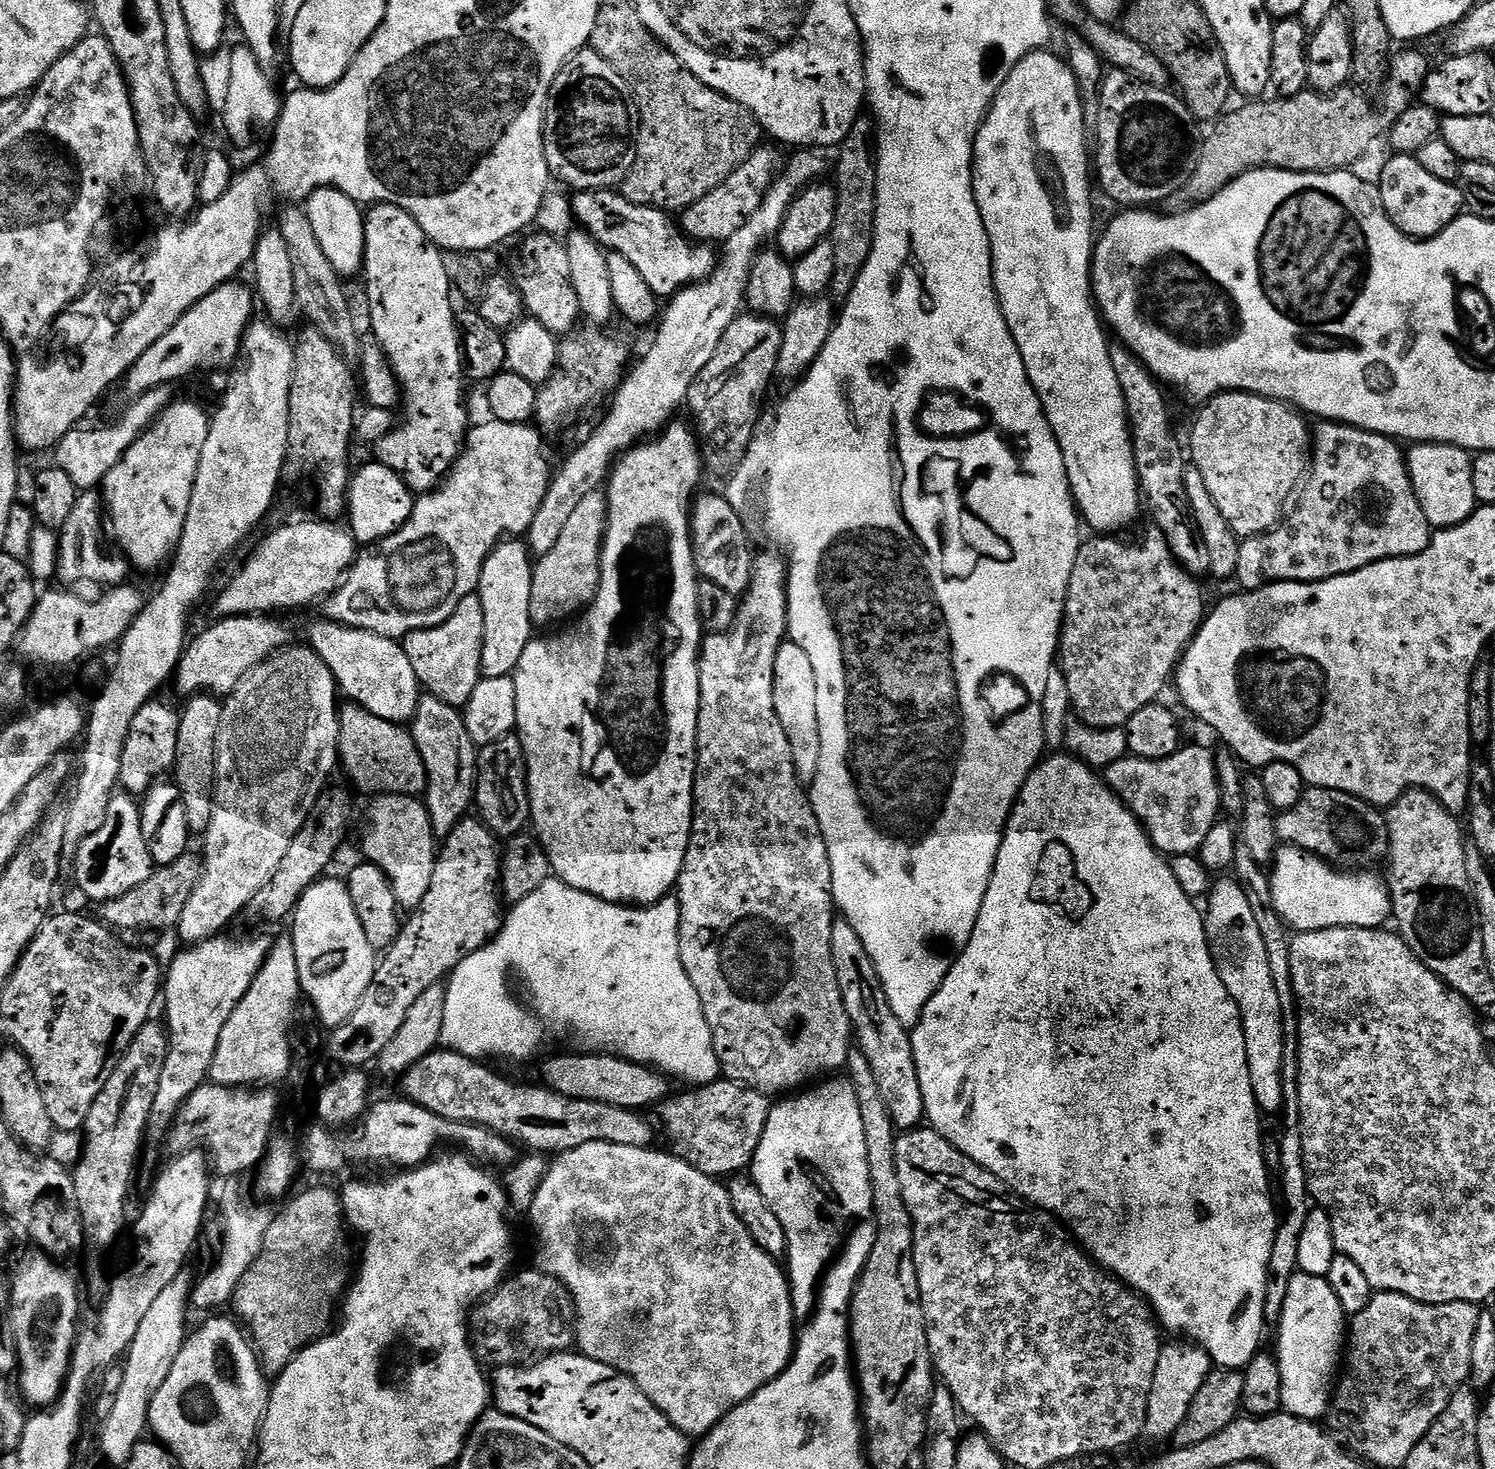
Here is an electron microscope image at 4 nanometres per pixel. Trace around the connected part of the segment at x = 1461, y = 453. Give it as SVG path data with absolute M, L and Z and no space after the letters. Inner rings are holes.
M1416 442L1407 449L1406 459L1414 494L1422 506L1422 514L1426 514L1426 522L1432 529L1453 528L1476 513L1478 501L1474 494L1473 457L1465 448L1453 444Z

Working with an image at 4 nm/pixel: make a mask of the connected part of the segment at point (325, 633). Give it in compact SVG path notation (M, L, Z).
M320 618L320 621L309 628L308 638L309 647L326 662L339 689L343 695L345 692L348 696L347 699L360 704L375 717L392 724L402 726L415 719L422 686L399 641L372 631L334 623L327 618Z

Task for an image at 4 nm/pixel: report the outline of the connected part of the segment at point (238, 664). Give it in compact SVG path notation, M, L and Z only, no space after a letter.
M264 614L226 616L217 619L217 624L210 625L201 636L193 635L174 673L177 690L184 698L201 694L228 697L247 672L257 668L268 657L275 656L289 643L287 626L276 620L279 619Z

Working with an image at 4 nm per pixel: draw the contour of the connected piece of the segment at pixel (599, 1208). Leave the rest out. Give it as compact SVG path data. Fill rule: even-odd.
M598 1141L590 1142L589 1145L578 1146L577 1149L571 1149L568 1152L559 1153L549 1163L546 1178L542 1182L542 1186L538 1186L538 1194L534 1194L534 1202L527 1209L528 1216L532 1219L532 1228L536 1231L535 1267L539 1271L558 1278L568 1288L568 1293L572 1295L572 1305L576 1307L576 1315L574 1317L576 1326L575 1347L583 1355L594 1358L594 1362L602 1362L606 1366L610 1366L614 1370L618 1370L622 1374L630 1377L638 1386L638 1390L642 1390L642 1394L646 1394L646 1398L650 1398L650 1402L654 1402L654 1406L658 1406L658 1410L662 1410L662 1414L666 1414L669 1425L675 1431L677 1428L678 1431L685 1432L688 1436L699 1438L706 1435L727 1412L734 1410L742 1402L746 1402L762 1385L770 1383L775 1376L782 1374L786 1370L786 1366L792 1360L792 1352L796 1348L796 1326L794 1323L794 1313L792 1311L792 1289L788 1283L785 1269L781 1267L773 1256L766 1254L766 1250L762 1250L758 1246L758 1242L754 1242L750 1230L746 1230L746 1226L742 1226L738 1214L734 1214L734 1206L730 1202L730 1194L728 1193L727 1187L717 1177L707 1176L701 1170L696 1169L686 1161L673 1155L671 1151L655 1152L655 1150L656 1148L652 1146L649 1148L639 1148L638 1146L614 1145L610 1142Z

